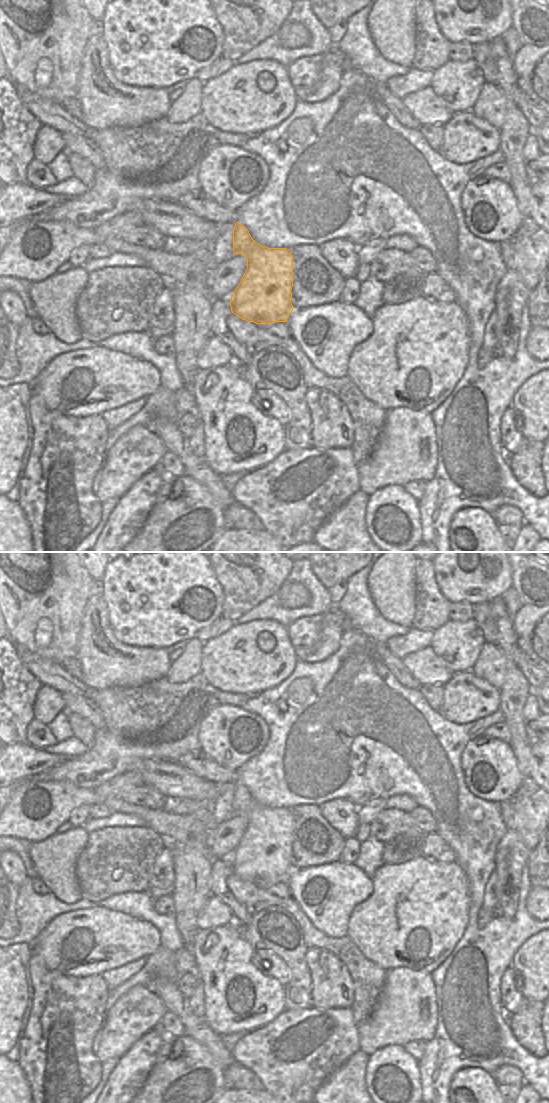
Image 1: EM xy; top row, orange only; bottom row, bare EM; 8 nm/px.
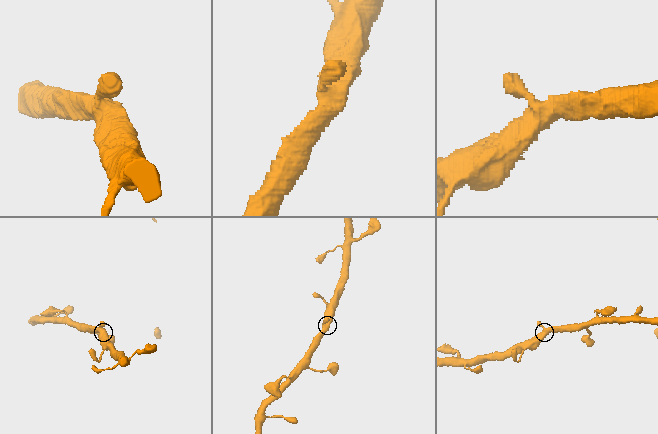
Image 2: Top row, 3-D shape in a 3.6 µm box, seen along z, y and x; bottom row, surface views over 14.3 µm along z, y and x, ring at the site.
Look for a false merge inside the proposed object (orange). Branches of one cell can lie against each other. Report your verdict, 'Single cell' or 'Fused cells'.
Single cell

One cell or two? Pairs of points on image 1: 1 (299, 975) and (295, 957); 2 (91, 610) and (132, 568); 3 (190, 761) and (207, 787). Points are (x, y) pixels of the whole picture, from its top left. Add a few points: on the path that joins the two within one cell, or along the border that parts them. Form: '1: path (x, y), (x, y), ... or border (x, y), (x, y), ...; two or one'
1: path (299, 971), (296, 961); one
2: border (98, 590), (106, 605), (108, 621); two
3: border (180, 766), (218, 784); two

